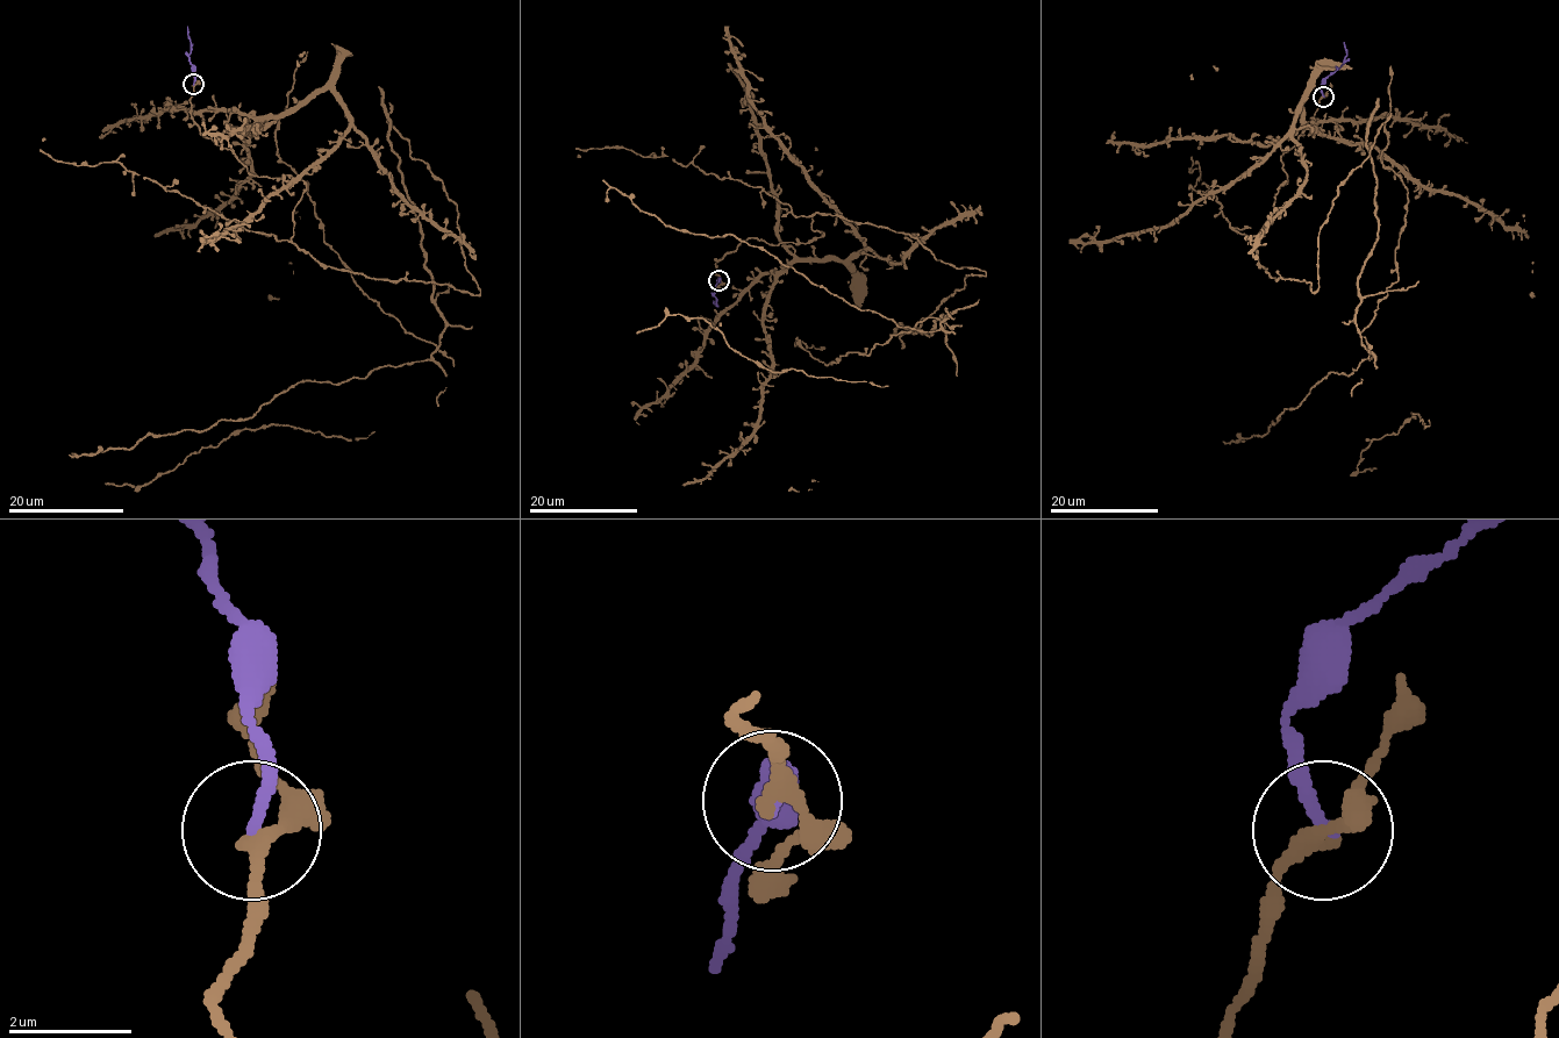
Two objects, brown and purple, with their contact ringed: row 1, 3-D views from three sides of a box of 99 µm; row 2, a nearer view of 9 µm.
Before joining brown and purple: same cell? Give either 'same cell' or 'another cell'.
same cell

